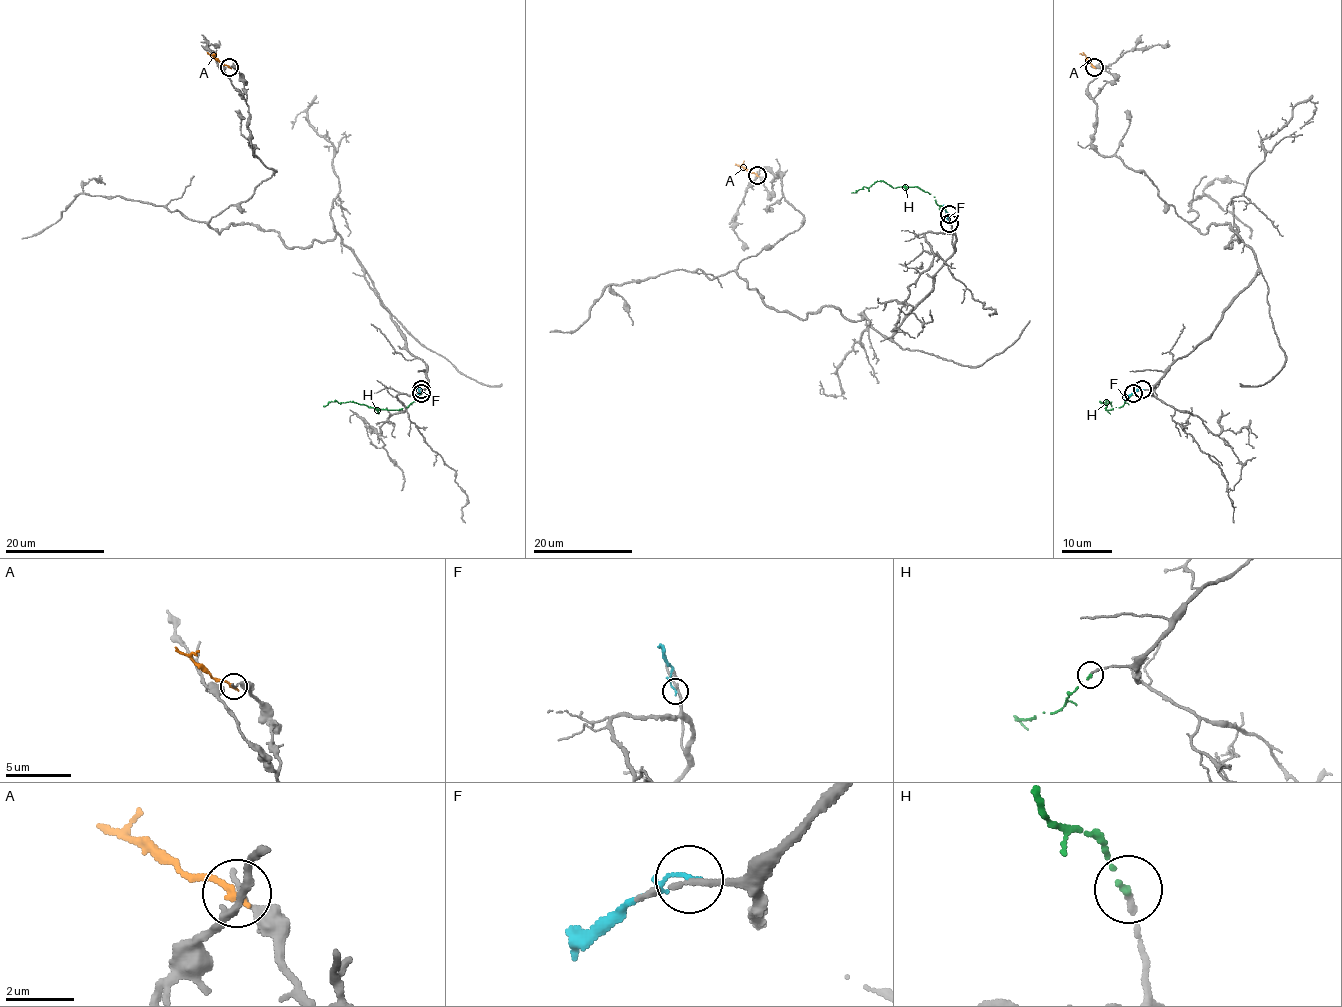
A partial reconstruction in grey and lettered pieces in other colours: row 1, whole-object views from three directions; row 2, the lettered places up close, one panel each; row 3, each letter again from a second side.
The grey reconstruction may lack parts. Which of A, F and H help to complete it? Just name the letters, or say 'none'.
H

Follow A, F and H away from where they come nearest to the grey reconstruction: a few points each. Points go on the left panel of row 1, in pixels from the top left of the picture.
A: (229, 67), (206, 52)
F: (422, 389), (419, 388), (414, 400)
H: (420, 393), (403, 408), (376, 409), (354, 402), (330, 402), (323, 407)

